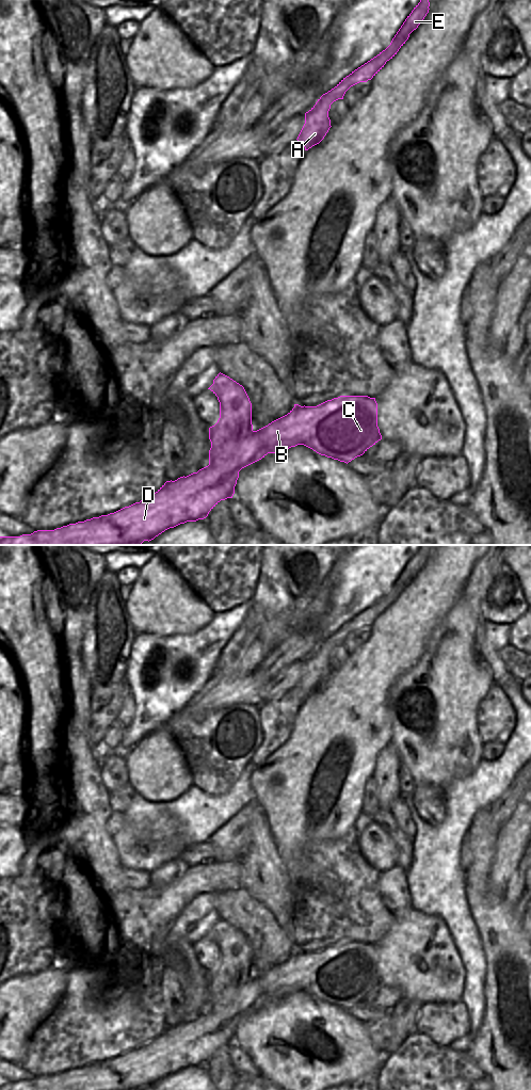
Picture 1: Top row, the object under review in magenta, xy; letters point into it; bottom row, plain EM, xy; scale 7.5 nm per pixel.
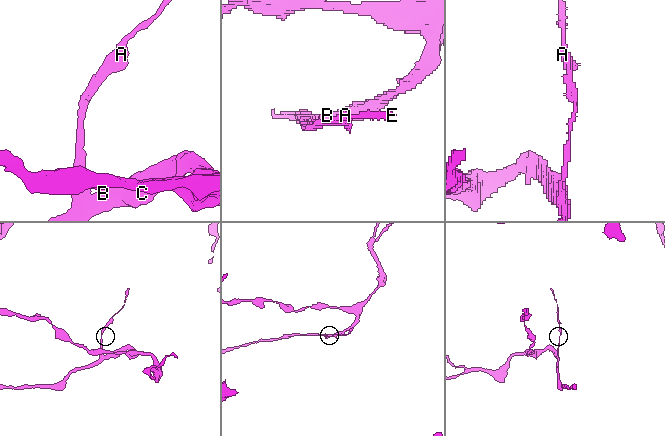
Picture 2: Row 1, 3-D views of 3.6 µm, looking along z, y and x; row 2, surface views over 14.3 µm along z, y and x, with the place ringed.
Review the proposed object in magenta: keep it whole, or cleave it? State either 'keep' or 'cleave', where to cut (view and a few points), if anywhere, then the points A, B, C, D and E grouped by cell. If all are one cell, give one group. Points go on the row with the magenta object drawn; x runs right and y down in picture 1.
cleave | xy (220, 414), (226, 417), (231, 435), (246, 437), (253, 431) | A E / B C D

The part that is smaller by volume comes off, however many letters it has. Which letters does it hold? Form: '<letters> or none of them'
A, E

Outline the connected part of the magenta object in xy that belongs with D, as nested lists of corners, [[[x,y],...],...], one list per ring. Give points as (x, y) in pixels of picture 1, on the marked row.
[[[340,396],[327,400],[317,406],[294,407],[285,416],[272,421],[268,426],[253,431],[246,438],[241,435],[231,436],[226,422],[226,416],[220,415],[218,422],[209,428],[209,465],[187,477],[175,481],[166,481],[155,494],[125,507],[114,513],[93,517],[84,522],[69,524],[54,530],[37,530],[31,534],[20,536],[0,536],[0,545],[141,545],[144,541],[151,541],[165,530],[187,522],[196,522],[208,516],[209,512],[221,501],[232,498],[239,471],[261,460],[268,453],[278,453],[297,445],[304,445],[321,455],[349,463],[363,455],[370,447],[382,439],[377,427],[377,403],[375,398],[368,396]]]

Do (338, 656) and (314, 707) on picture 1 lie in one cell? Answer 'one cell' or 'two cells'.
two cells

